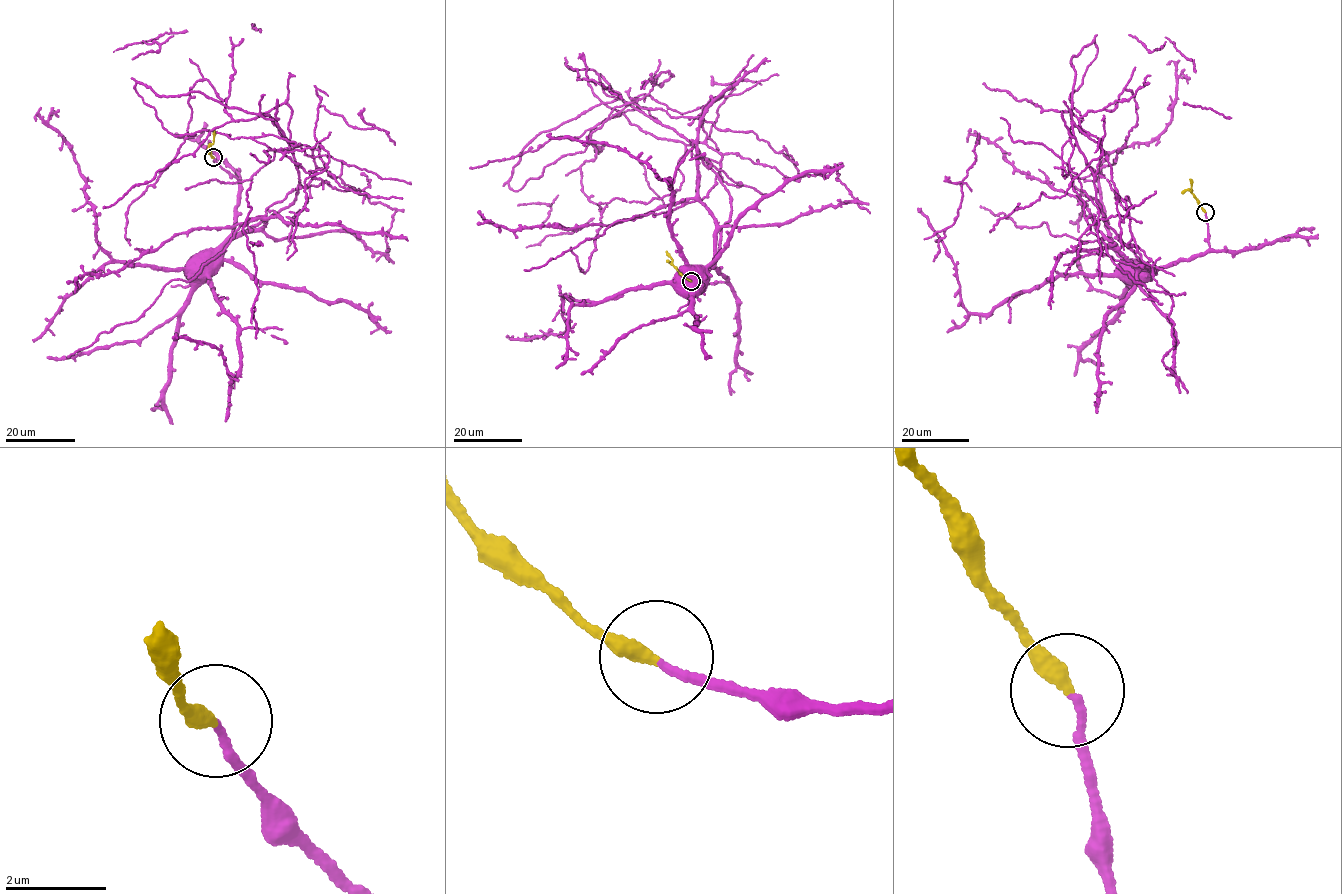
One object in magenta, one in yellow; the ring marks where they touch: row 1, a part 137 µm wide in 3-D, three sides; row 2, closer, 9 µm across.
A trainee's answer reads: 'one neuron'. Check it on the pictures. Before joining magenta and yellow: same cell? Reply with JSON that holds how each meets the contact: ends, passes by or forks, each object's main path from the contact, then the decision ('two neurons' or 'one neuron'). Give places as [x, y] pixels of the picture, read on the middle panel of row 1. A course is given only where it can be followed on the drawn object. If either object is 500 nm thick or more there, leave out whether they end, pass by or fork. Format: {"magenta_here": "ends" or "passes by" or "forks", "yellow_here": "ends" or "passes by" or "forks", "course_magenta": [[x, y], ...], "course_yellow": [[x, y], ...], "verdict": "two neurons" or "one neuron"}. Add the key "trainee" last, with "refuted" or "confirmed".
{"magenta_here": "ends", "yellow_here": "ends", "course_magenta": [[692, 281], [714, 284], [725, 283], [727, 279], [712, 267], [692, 277], [689, 282], [684, 281]], "course_yellow": [[691, 281], [672, 265], [673, 259], [666, 251]], "verdict": "one neuron", "trainee": "confirmed"}

